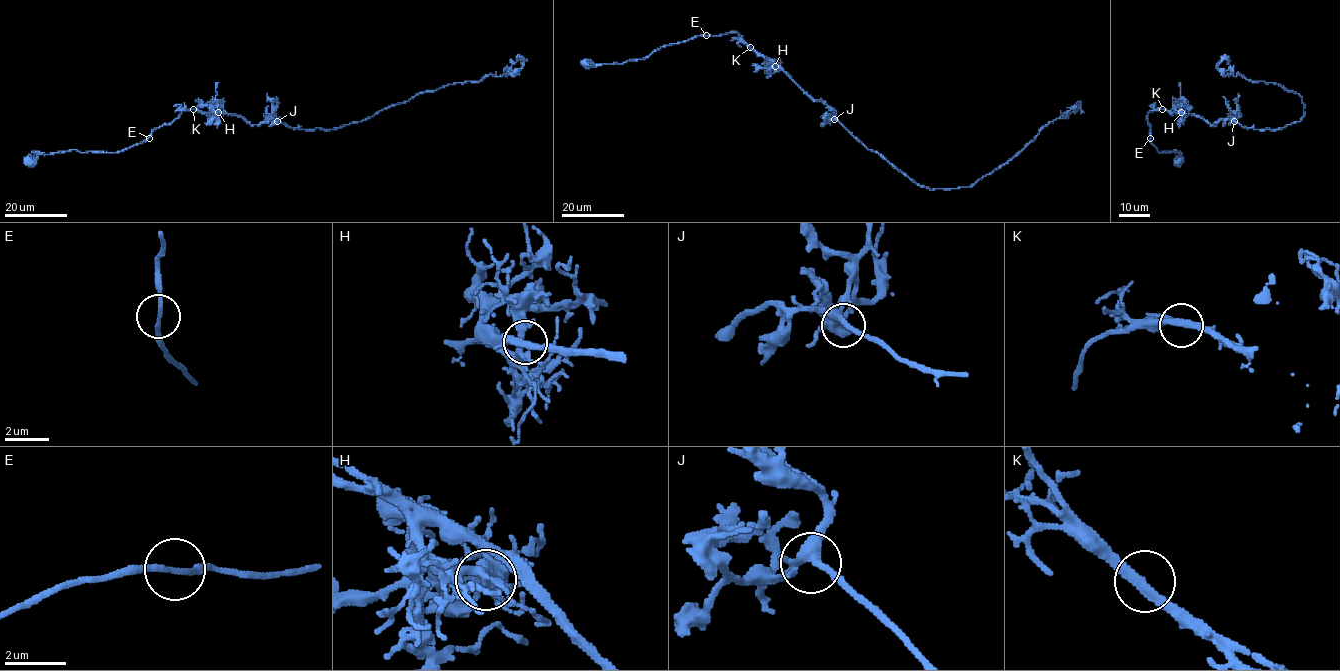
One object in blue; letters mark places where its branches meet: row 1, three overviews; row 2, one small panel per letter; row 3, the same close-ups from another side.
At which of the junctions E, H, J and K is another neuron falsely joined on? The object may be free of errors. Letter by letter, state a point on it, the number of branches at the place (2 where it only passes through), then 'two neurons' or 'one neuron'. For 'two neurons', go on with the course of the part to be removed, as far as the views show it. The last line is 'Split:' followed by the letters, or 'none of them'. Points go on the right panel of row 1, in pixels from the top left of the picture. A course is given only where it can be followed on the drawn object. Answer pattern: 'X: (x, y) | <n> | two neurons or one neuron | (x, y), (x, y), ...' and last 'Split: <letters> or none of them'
E: (1150, 138) | 2 | one neuron
H: (1181, 112) | 3 | one neuron
J: (1234, 121) | 3 | one neuron
K: (1162, 109) | 2 | one neuron
Split: none of them

